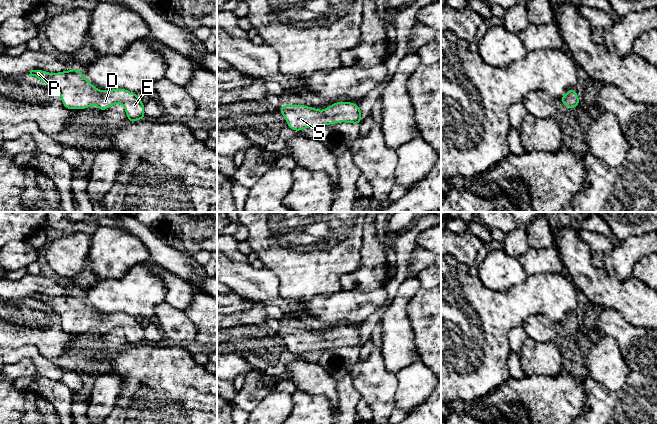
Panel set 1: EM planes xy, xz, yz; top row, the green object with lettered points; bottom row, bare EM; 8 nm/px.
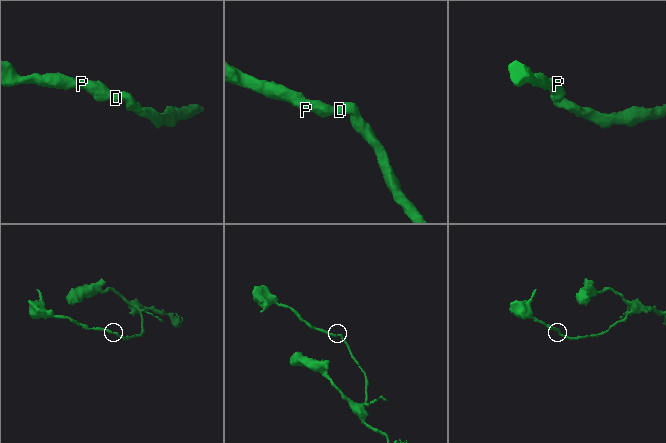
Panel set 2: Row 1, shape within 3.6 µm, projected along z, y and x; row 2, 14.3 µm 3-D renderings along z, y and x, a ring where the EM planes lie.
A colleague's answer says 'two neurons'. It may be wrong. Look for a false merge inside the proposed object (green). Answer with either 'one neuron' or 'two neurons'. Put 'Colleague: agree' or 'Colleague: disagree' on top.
Colleague: disagree
one neuron

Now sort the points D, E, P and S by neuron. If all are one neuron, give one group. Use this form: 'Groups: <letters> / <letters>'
Groups: D E P S

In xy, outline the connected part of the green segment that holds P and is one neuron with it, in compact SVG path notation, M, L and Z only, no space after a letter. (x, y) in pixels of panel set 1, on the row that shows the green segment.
M78 69L54 74L44 70L31 70L30 76L35 76L44 84L53 87L60 94L62 104L69 110L96 105L99 110L104 111L119 103L123 105L129 122L145 118L144 103L136 93L122 88L99 90Z

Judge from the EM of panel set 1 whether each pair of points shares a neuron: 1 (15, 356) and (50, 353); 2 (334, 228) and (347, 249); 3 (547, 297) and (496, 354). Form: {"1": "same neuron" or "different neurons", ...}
{"1": "different neurons", "2": "same neuron", "3": "same neuron"}

